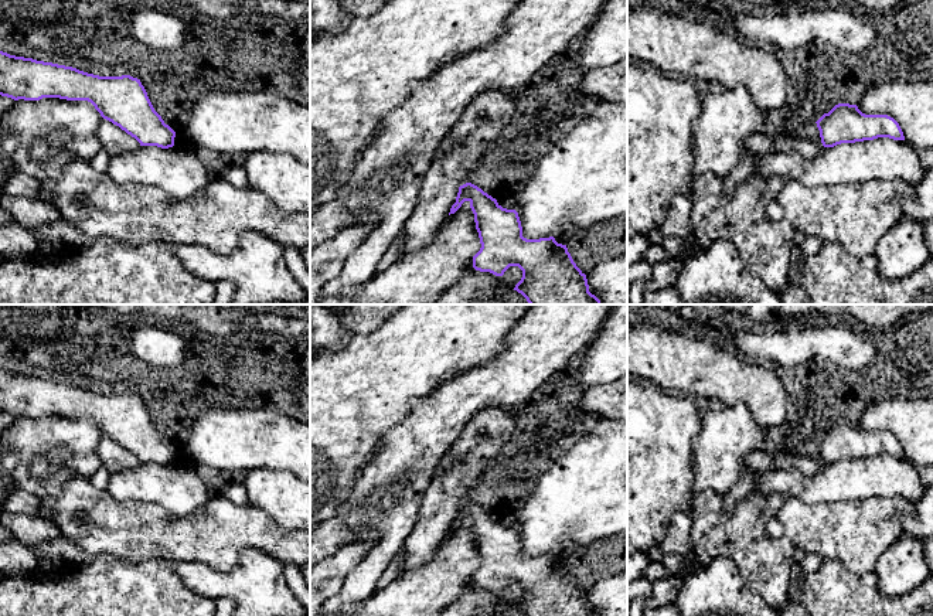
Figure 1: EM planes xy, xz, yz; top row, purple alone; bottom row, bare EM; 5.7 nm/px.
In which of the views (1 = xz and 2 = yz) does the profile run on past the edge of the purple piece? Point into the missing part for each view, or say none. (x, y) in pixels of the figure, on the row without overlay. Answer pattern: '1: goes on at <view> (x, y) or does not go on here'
1: does not go on here
2: does not go on here

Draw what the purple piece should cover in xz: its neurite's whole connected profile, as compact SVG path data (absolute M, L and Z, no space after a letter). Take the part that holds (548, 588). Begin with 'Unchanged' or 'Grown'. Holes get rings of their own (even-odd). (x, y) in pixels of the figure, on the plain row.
Unchanged. M471 500L459 504L456 520L449 532L454 531L464 518L470 520L481 561L480 568L473 574L476 588L503 593L510 583L518 583L522 588L522 595L514 608L525 616L597 616L589 609L586 592L576 583L566 562L558 561L554 554L524 555L518 530L503 525L496 515Z

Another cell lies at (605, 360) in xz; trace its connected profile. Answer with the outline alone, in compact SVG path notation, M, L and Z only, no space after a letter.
M613 304L597 336L580 354L576 371L566 384L575 384L579 394L612 384L627 375L627 304Z

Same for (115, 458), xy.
M102 436L99 442L98 456L102 462L102 466L106 467L110 473L136 469L142 464L134 455L106 436Z

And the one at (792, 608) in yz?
M789 600L780 612L782 616L810 616L801 602Z

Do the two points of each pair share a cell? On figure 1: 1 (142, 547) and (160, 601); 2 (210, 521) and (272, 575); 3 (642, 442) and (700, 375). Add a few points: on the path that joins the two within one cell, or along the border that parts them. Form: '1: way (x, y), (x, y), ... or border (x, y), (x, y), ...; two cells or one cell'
1: border (113, 555), (128, 561), (167, 560), (170, 562); two cells
2: border (275, 558), (244, 548), (230, 568), (214, 568); two cells
3: border (683, 394), (690, 397); two cells

